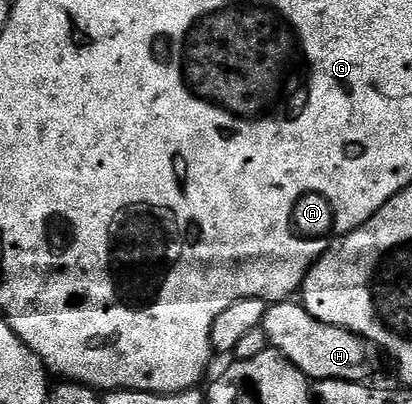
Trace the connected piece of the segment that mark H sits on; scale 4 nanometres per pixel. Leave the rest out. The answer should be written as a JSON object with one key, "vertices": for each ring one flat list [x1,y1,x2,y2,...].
{"vertices":[[287,299,267,308,261,326,268,335,270,348,291,361,311,382,360,381,369,382,378,369,380,351,370,341,357,337,344,327,320,323,297,300]]}

